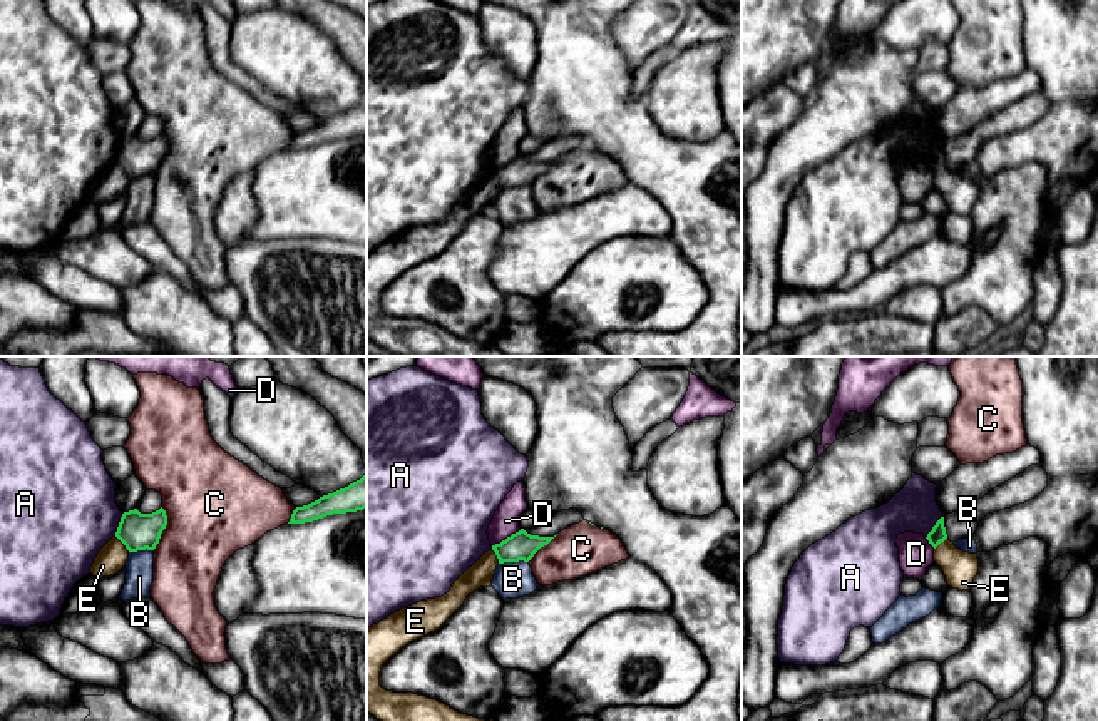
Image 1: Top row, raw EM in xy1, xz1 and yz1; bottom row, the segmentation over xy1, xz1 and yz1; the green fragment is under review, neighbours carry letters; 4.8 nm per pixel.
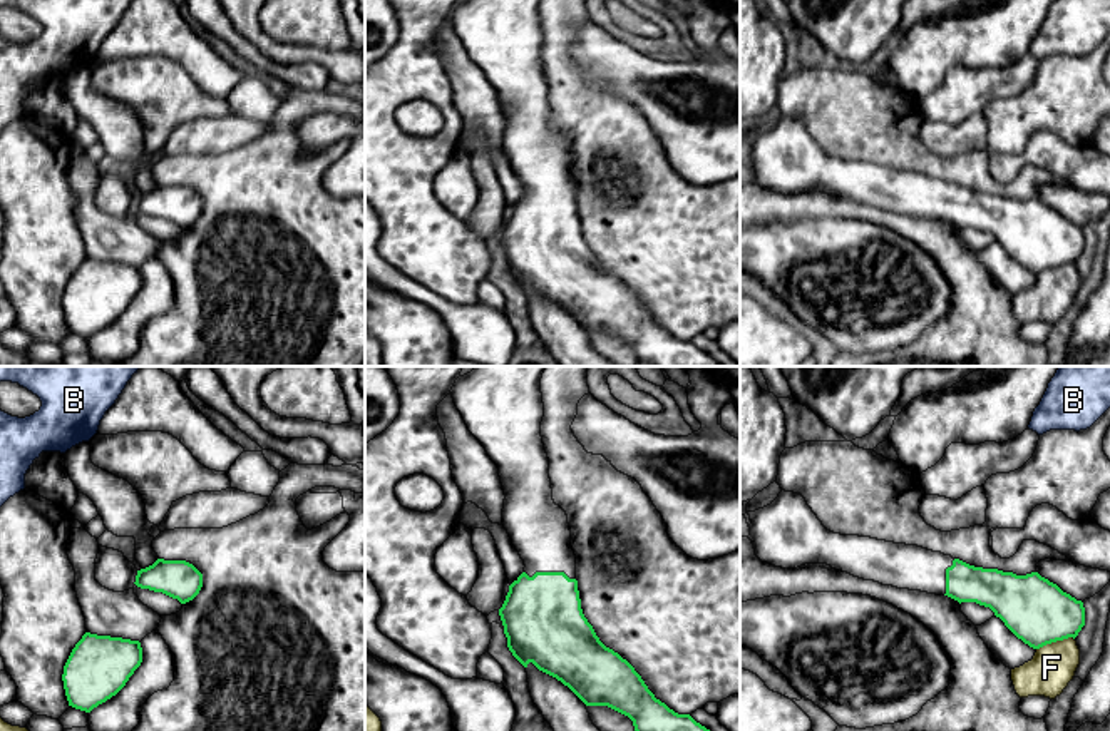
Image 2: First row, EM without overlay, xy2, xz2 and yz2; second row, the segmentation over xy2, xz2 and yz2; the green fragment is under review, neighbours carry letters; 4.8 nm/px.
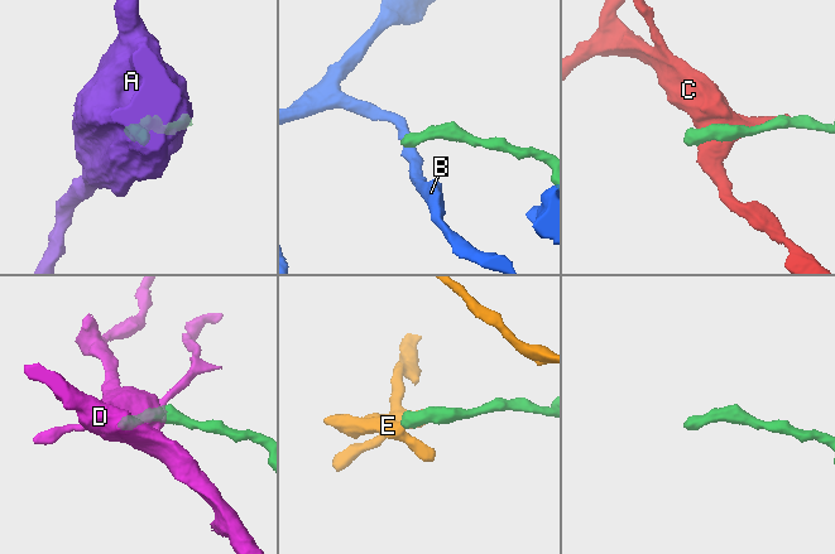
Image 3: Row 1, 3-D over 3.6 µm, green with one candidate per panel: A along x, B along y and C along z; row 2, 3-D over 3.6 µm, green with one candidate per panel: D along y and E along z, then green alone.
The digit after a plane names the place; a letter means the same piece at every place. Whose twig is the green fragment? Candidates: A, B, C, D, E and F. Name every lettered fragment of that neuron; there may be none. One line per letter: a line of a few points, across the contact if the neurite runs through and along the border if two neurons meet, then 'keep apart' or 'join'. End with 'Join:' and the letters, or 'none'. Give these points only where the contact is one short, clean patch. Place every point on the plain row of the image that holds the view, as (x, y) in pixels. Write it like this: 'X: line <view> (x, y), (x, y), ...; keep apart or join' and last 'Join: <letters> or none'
A: line xy1 (123, 139), (114, 161); keep apart
B: line xz1 (528, 186), (504, 186), (499, 189); keep apart
C: keep apart
D: keep apart
E: line xy1 (116, 161), (129, 176); keep apart
F: keep apart
Join: none

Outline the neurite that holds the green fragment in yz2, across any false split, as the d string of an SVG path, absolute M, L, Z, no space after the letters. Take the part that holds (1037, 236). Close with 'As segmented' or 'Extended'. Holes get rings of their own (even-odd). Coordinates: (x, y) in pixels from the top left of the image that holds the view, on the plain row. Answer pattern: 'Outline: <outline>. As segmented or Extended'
Outline: M782 115L770 130L748 137L748 141L752 146L748 164L755 181L775 192L797 194L805 189L827 189L835 196L882 211L948 221L959 229L976 227L989 233L1018 264L1033 274L1068 263L1075 264L1085 251L1083 227L1038 197L1016 201L998 194L974 192L917 171L834 159L822 151L800 119Z. Extended

